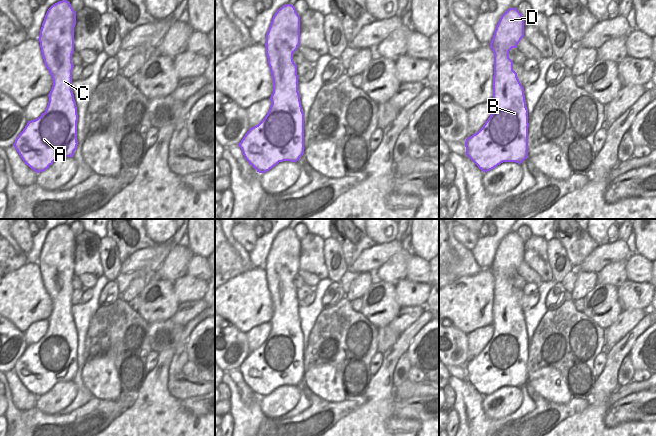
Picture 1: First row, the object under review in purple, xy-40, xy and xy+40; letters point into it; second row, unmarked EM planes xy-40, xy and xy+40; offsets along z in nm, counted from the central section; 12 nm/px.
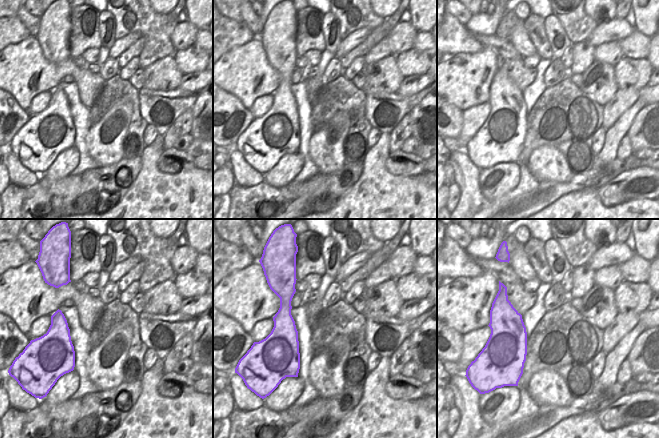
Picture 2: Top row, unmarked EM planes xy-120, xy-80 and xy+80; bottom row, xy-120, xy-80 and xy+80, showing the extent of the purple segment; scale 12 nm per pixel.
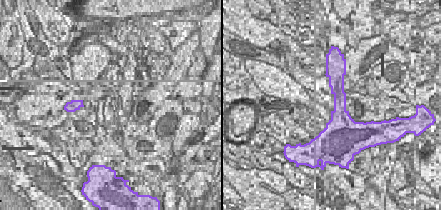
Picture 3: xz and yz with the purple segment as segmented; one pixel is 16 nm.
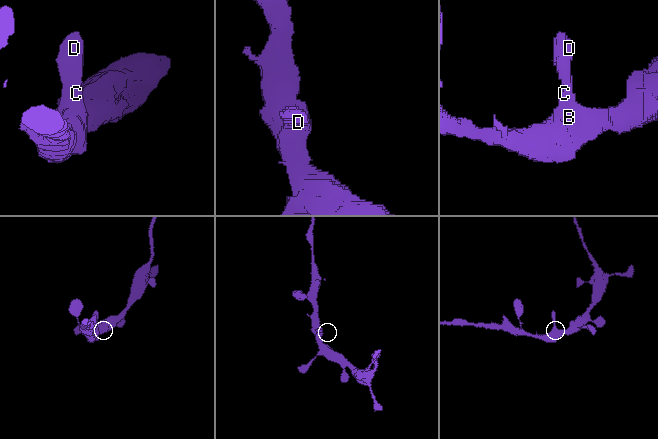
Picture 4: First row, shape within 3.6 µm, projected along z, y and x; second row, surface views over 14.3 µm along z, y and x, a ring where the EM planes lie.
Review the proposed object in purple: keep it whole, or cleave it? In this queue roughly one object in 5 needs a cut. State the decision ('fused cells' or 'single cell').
single cell

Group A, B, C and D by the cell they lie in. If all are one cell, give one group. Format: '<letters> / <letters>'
A B C D

